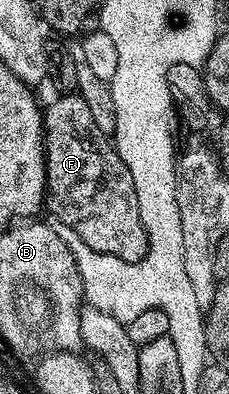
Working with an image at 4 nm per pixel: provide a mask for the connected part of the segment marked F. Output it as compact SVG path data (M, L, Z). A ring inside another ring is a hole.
M61 94L56 97L58 100L53 100L44 109L43 115L45 118L45 202L44 207L49 208L49 212L58 220L58 225L66 224L73 231L72 235L80 240L82 245L96 252L102 252L108 256L119 258L123 262L139 262L145 255L149 253L149 235L145 229L145 223L141 217L141 202L137 197L137 187L131 178L131 170L127 170L127 166L123 162L123 158L119 158L117 149L114 148L112 139L105 136L102 130L95 126L95 119L91 116L90 107L87 102L78 94Z

